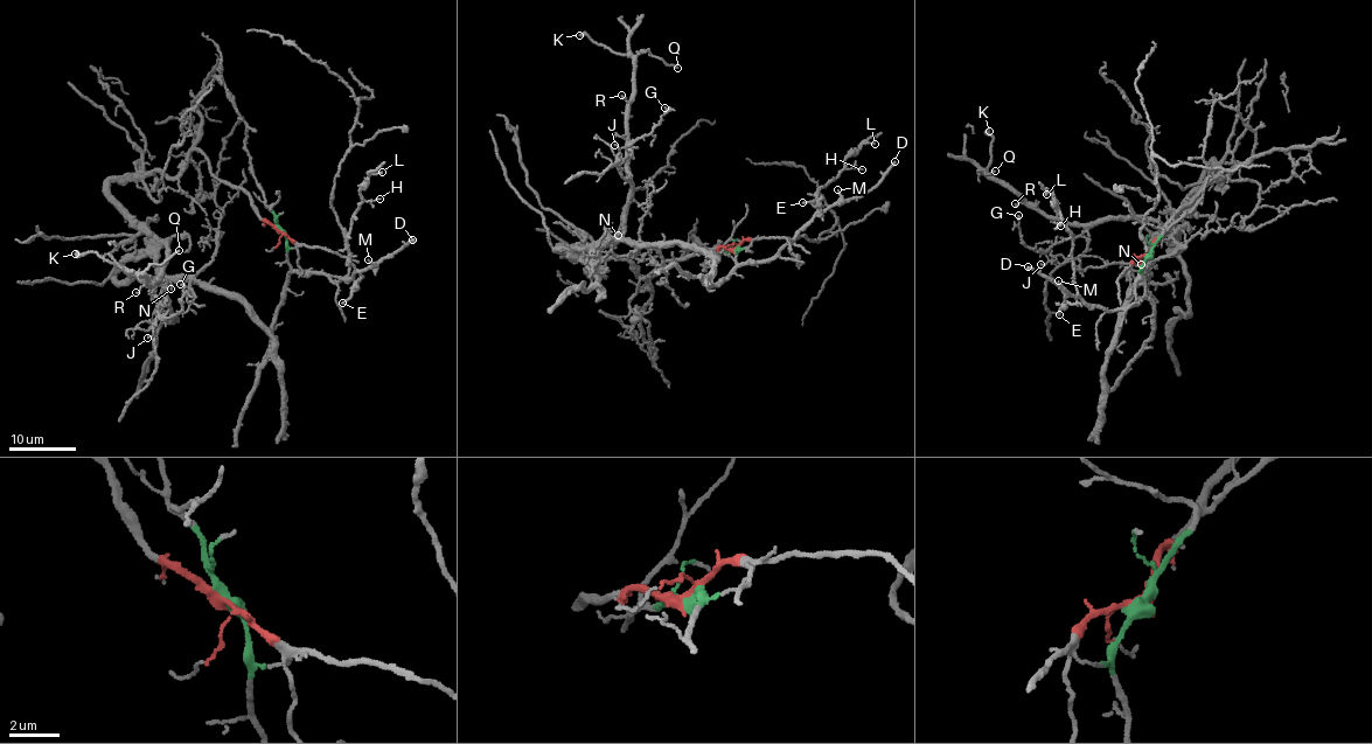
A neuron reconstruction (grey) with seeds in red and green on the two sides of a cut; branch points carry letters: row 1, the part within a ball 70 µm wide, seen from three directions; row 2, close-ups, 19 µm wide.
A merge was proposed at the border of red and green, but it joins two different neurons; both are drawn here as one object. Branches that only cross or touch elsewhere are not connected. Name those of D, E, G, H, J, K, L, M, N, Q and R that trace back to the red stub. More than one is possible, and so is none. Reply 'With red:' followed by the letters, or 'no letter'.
With red: G, J, K, N, Q, R

